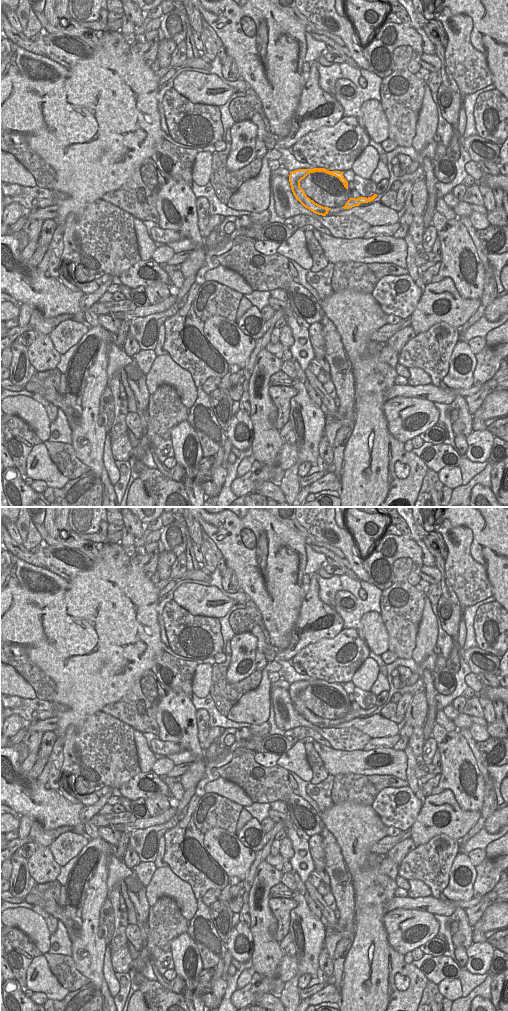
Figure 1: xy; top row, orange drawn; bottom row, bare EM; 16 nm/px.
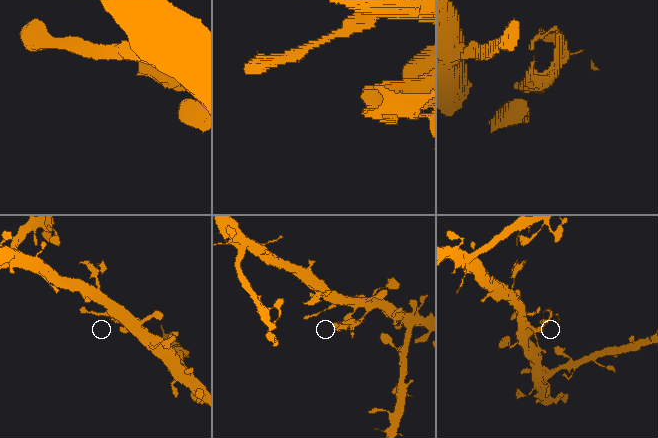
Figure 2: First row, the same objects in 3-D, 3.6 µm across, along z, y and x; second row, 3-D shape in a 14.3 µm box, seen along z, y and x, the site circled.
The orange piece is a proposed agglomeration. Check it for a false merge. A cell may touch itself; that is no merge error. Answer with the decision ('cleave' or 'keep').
keep

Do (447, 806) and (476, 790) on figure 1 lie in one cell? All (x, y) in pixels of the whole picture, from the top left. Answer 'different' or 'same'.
different

